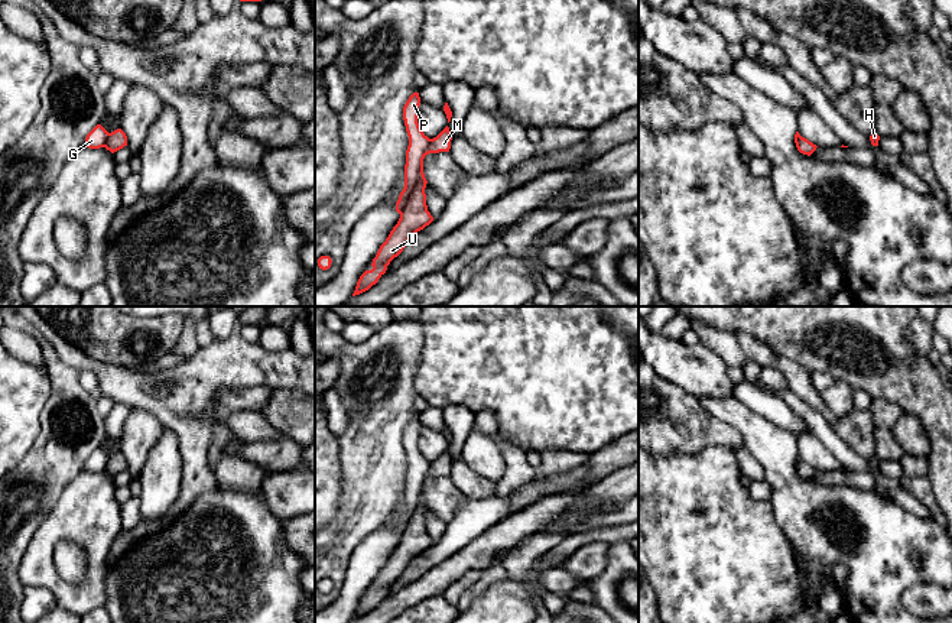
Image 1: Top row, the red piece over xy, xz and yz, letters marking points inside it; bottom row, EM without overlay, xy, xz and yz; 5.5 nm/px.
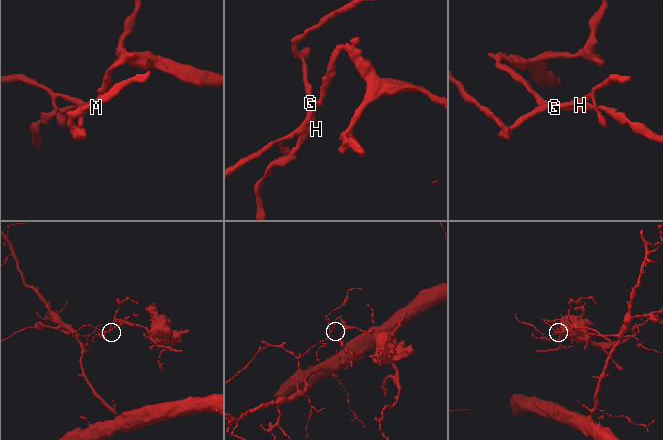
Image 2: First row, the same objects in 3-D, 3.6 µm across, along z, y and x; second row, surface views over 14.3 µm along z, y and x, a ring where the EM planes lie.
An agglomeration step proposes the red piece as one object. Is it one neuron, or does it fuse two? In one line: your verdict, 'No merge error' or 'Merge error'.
Merge error

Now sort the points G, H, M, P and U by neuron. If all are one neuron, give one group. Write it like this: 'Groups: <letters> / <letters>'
Groups: G P / H M U

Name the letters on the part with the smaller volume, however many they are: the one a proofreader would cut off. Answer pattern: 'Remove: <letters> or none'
Remove: H, M, U

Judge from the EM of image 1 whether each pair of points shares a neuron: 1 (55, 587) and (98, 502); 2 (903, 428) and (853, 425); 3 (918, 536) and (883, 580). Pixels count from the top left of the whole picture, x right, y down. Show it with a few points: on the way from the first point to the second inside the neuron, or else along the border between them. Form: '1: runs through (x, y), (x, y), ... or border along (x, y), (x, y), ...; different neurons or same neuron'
1: runs through (45, 564), (45, 545), (75, 516); same neuron
2: runs through (890, 428), (866, 428); same neuron
3: runs through (907, 547), (884, 570); same neuron

